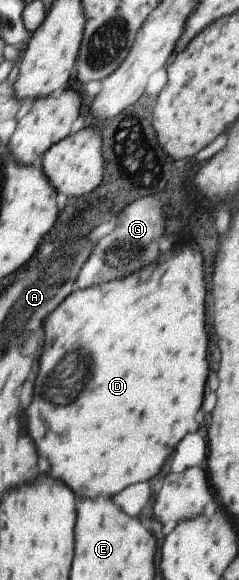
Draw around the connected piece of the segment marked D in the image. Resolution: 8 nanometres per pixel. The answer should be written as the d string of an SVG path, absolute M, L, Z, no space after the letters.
M186 244L178 248L172 256L160 256L156 264L144 266L138 272L132 272L128 276L86 290L78 289L68 296L64 304L52 314L52 320L48 320L46 336L52 336L52 344L46 346L42 362L40 362L42 368L40 368L40 384L36 384L36 404L28 408L30 432L32 432L32 438L36 440L36 446L40 448L40 454L46 454L46 458L50 460L52 476L64 480L76 494L86 496L88 492L94 492L94 496L100 496L100 494L116 496L136 482L152 480L156 474L160 474L166 460L176 452L176 446L184 440L184 436L200 430L196 416L202 408L206 382L210 378L210 362L208 362L210 336L206 328L206 296L208 296L206 290L208 288L206 288L204 278L206 278L206 272L204 272L204 258L202 258L200 246Z

